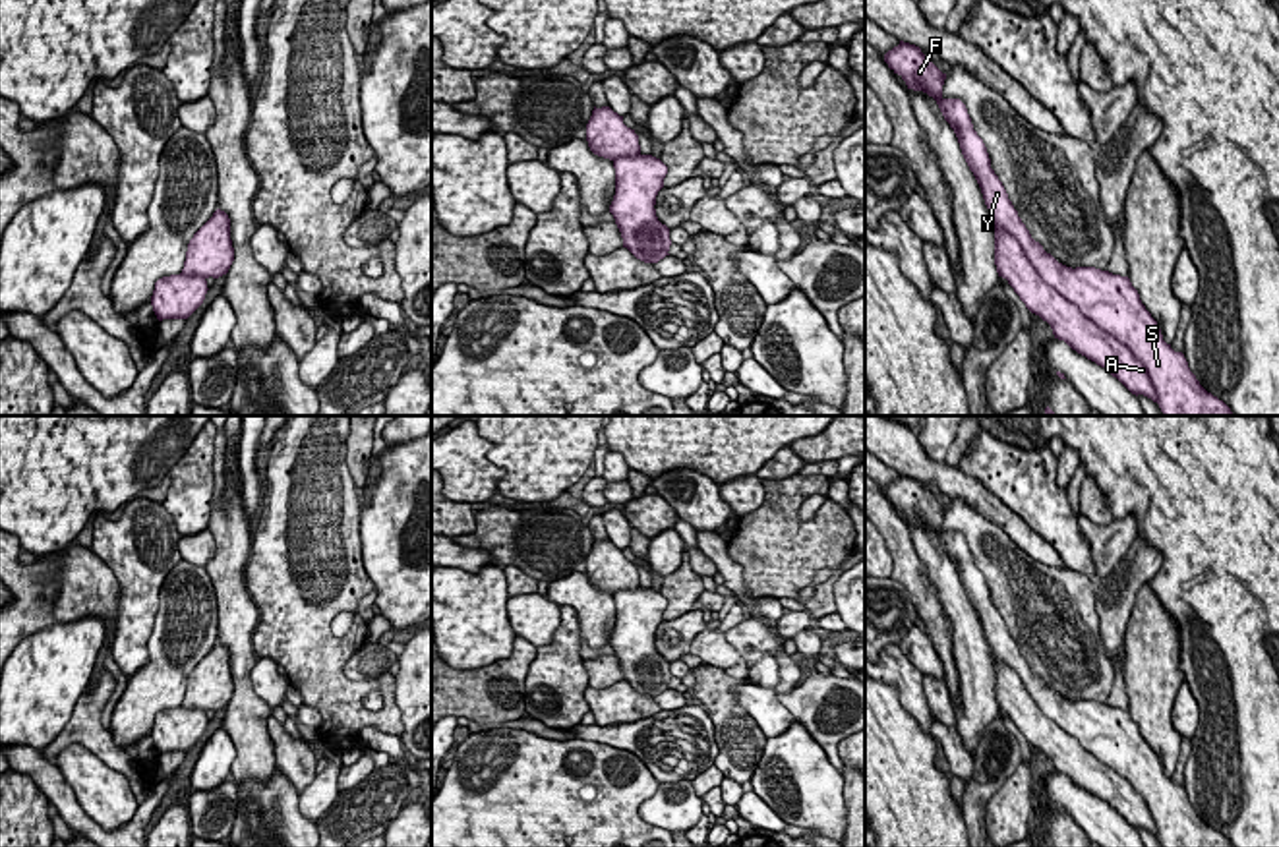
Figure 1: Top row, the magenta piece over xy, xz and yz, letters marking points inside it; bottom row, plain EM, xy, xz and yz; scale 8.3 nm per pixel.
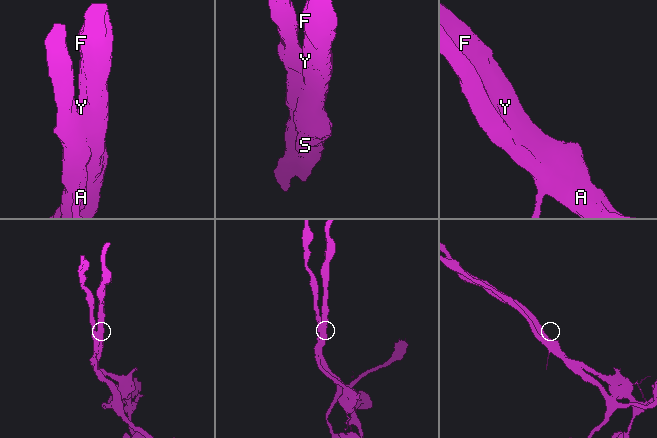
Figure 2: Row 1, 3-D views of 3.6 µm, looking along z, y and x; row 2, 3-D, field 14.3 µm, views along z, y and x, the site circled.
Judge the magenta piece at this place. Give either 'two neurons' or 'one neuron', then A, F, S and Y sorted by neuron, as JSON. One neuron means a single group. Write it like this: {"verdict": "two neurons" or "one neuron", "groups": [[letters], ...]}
{"verdict": "two neurons", "groups": [["A"], ["F", "S", "Y"]]}

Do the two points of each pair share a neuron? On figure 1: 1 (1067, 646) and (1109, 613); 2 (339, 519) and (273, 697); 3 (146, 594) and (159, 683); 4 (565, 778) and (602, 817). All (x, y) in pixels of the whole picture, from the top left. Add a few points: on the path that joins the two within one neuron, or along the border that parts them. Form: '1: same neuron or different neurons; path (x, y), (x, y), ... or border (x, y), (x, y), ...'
1: different neurons; border (1096, 584), (1098, 631), (1105, 656), (1111, 662)
2: different neurons; border (285, 677), (291, 685)
3: different neurons; border (161, 586), (148, 660), (134, 673)
4: same neuron; path (565, 791), (589, 817)

